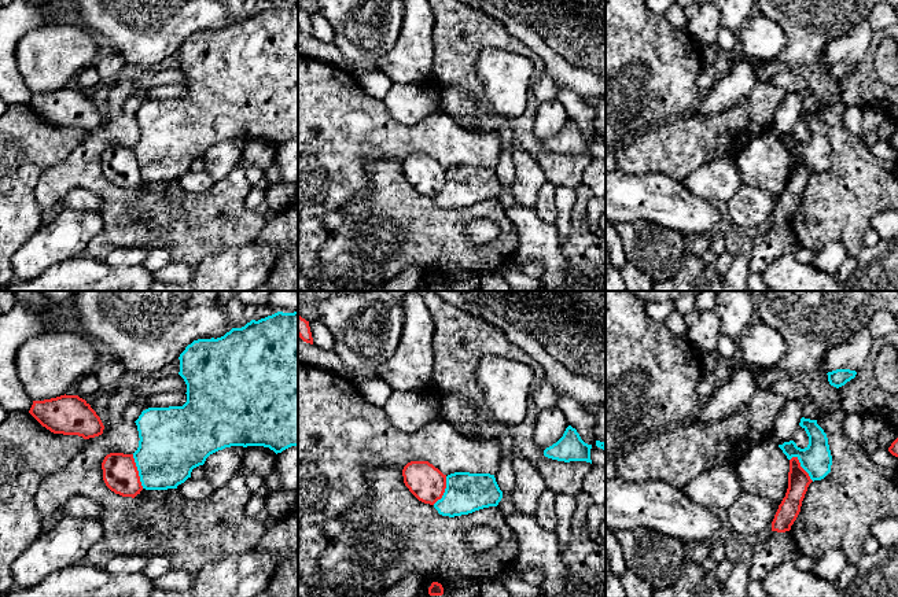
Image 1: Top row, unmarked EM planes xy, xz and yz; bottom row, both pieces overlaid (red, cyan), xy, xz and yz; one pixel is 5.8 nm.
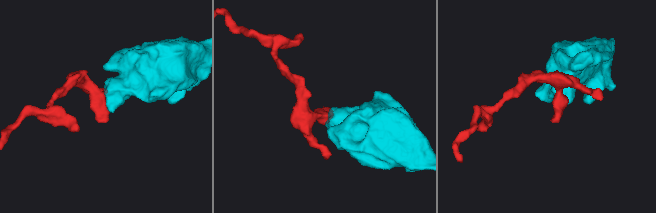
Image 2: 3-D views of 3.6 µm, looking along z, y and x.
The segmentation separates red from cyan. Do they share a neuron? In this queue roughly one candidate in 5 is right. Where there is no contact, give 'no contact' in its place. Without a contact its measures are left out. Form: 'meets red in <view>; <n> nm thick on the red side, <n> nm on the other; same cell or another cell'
meets red in xy; 200 nm thick on the red side, 380 nm on the other; another cell

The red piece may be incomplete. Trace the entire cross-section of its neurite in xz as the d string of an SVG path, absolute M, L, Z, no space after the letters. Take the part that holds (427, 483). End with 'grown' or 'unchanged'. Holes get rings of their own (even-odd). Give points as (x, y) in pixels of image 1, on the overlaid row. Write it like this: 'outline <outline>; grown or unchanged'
outline M411 461L402 469L404 483L422 502L434 505L446 489L446 475L428 461Z; unchanged

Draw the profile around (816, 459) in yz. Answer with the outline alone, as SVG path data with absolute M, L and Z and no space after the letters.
M802 417L799 425L806 431L809 445L801 449L794 441L790 441L779 445L779 447L788 460L796 457L813 482L821 480L831 472L832 465L827 434L817 424L817 420Z

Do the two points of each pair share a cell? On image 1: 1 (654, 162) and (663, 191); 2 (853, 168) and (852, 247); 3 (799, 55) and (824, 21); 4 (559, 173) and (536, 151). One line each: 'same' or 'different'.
1: different
2: same
3: same
4: same

